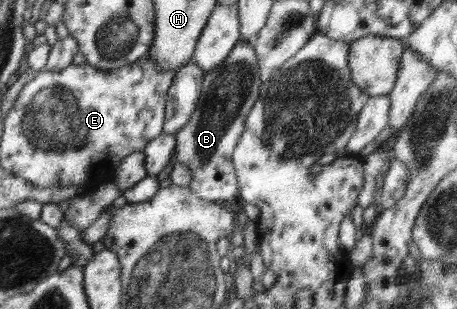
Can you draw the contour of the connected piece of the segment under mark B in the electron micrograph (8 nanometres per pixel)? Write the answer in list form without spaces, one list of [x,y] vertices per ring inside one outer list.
[[[239,39],[227,59],[205,74],[195,110],[177,133],[174,159],[191,171],[189,189],[201,199],[223,203],[237,197],[239,185],[233,167],[232,155],[245,130],[247,114],[257,102],[261,78],[257,67],[257,54],[251,43]]]

